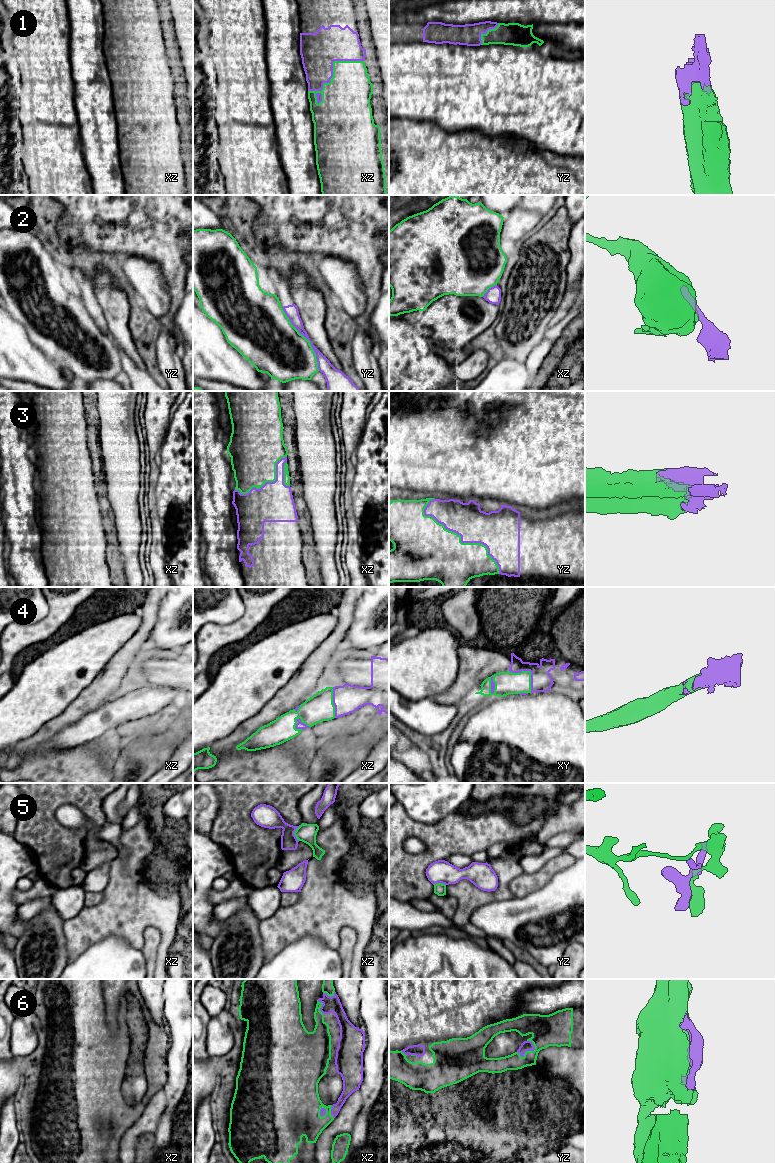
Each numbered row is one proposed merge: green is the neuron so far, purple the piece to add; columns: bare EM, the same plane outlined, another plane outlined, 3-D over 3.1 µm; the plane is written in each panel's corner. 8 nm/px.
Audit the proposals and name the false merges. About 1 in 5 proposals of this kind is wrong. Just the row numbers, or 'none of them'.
2, 4, 5

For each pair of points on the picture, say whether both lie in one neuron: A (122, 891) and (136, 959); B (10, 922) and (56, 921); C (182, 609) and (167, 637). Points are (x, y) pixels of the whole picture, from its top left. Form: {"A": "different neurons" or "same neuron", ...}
{"A": "different neurons", "B": "different neurons", "C": "same neuron"}

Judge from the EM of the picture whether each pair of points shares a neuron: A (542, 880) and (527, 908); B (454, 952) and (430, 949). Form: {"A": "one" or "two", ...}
{"A": "two", "B": "two"}

